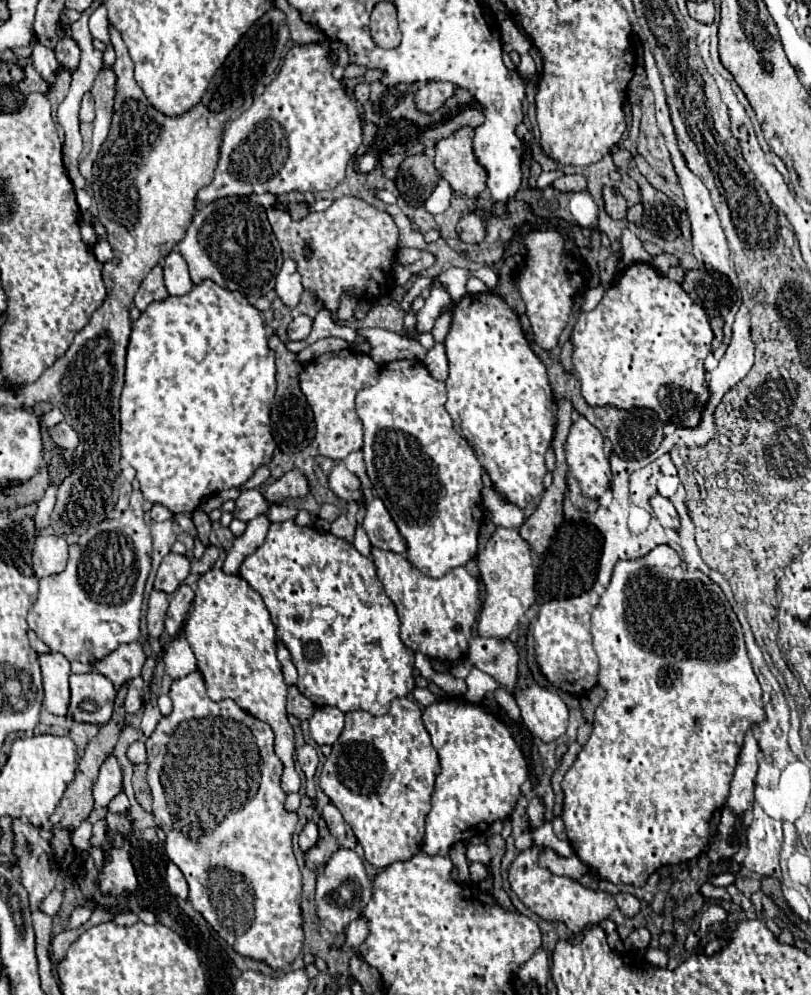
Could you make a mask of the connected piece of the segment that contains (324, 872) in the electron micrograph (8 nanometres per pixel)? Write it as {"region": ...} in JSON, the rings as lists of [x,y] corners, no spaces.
{"region":[[[340,848],[338,852],[334,852],[332,858],[318,870],[318,880],[316,880],[314,900],[316,900],[316,916],[320,928],[328,932],[344,932],[348,924],[360,916],[372,892],[374,884],[368,878],[364,862],[358,858],[358,854],[348,848]]]}

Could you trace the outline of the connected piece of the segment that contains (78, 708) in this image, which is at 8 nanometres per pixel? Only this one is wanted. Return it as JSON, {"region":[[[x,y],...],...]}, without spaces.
{"region":[[[100,672],[70,676],[70,712],[76,722],[106,724],[114,710],[114,684]]]}

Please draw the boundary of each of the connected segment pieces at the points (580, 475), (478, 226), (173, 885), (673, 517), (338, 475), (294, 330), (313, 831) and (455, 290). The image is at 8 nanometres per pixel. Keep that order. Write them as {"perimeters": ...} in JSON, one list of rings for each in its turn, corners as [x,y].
{"perimeters":[[[[580,416],[570,428],[564,450],[570,472],[576,476],[582,494],[588,498],[600,498],[612,478],[610,462],[604,456],[602,446],[604,442],[600,432]]],[[[474,212],[462,216],[456,230],[458,230],[460,240],[464,240],[464,242],[468,242],[468,244],[478,244],[478,242],[482,242],[484,236],[486,236],[486,226],[484,226],[482,218],[480,218],[478,214],[474,214]]],[[[168,862],[168,870],[166,870],[166,882],[168,882],[168,888],[170,892],[176,896],[176,898],[186,898],[188,896],[188,884],[184,880],[184,874],[180,872],[180,868],[172,862]]],[[[658,494],[658,496],[654,496],[650,500],[650,504],[654,508],[654,516],[660,520],[660,524],[664,528],[670,528],[670,530],[678,530],[680,528],[678,512],[676,512],[676,508],[672,506],[672,502],[668,498],[664,498],[664,496]]],[[[336,462],[330,476],[328,476],[330,490],[340,500],[358,500],[360,498],[360,480],[352,474],[344,462]]],[[[296,316],[288,326],[288,338],[290,340],[306,340],[312,330],[312,318],[310,316]]],[[[308,822],[304,826],[304,830],[300,832],[300,848],[306,852],[308,848],[312,848],[316,844],[316,840],[318,840],[318,828],[314,822]]],[[[450,268],[438,277],[438,282],[448,290],[453,302],[458,303],[465,295],[465,283],[468,278],[462,268]]]]}

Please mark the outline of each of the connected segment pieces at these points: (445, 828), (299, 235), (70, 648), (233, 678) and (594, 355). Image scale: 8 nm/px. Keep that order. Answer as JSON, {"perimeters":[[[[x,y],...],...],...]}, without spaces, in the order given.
{"perimeters":[[[[462,698],[434,702],[424,708],[422,722],[432,738],[432,746],[440,756],[440,774],[436,778],[436,788],[432,794],[432,808],[426,816],[426,838],[422,850],[430,856],[446,856],[456,842],[466,842],[474,836],[480,836],[492,822],[508,818],[512,814],[520,798],[520,786],[528,778],[528,766],[506,724],[478,704],[464,702]]],[[[342,196],[328,210],[308,212],[300,220],[294,220],[288,204],[282,202],[266,212],[284,256],[294,258],[298,264],[304,290],[330,312],[338,310],[342,294],[350,294],[358,300],[368,298],[368,284],[372,278],[378,278],[382,286],[387,284],[387,278],[390,282],[389,274],[398,250],[398,228],[388,212],[356,196]]],[[[134,490],[130,506],[118,518],[92,526],[70,546],[70,560],[64,572],[40,580],[38,600],[28,614],[28,626],[44,644],[68,660],[96,664],[120,644],[136,642],[140,636],[142,598],[152,550],[142,502],[142,494]]],[[[210,570],[206,572],[200,580],[198,580],[198,590],[196,590],[196,598],[194,598],[194,606],[192,612],[186,620],[186,630],[184,636],[188,640],[188,644],[192,646],[196,658],[198,658],[198,670],[204,676],[206,682],[206,690],[208,696],[214,702],[220,700],[234,700],[242,710],[250,712],[252,716],[256,716],[258,720],[266,722],[272,726],[274,734],[276,734],[276,754],[284,764],[284,774],[282,774],[282,790],[286,794],[298,792],[300,790],[300,776],[294,770],[294,760],[292,760],[292,752],[294,752],[294,732],[292,726],[288,724],[286,718],[286,684],[282,680],[282,668],[280,662],[276,658],[276,630],[274,624],[270,620],[270,614],[260,598],[260,594],[240,576],[236,574],[224,574],[222,570]]],[[[634,262],[622,270],[622,278],[606,290],[592,312],[580,312],[572,330],[572,362],[582,382],[582,396],[590,406],[614,406],[620,410],[648,408],[654,410],[662,424],[672,422],[680,428],[696,428],[710,400],[704,360],[712,352],[712,340],[714,332],[704,308],[700,308],[678,282],[658,274],[654,266]]]]}

